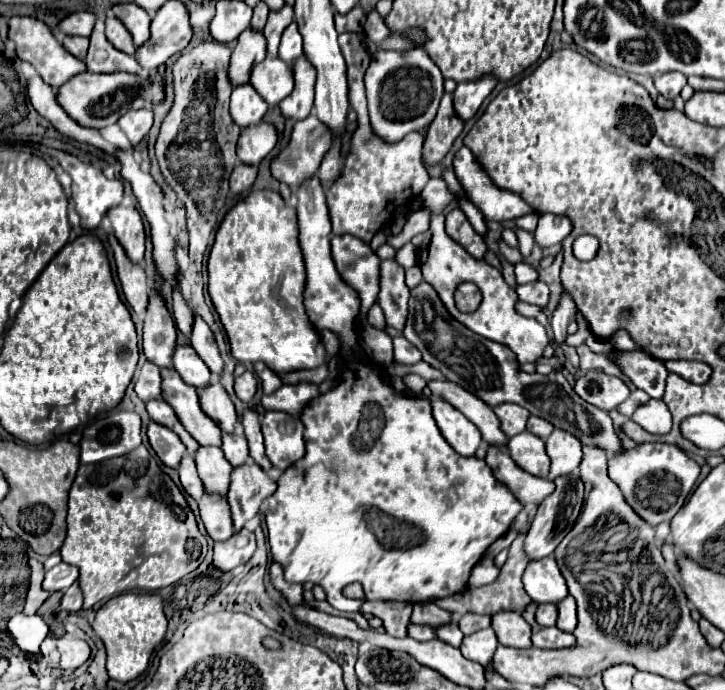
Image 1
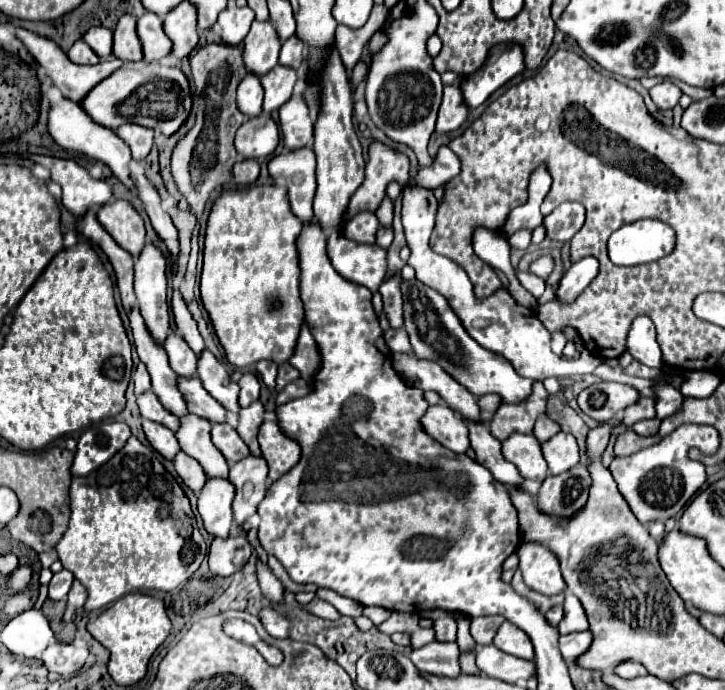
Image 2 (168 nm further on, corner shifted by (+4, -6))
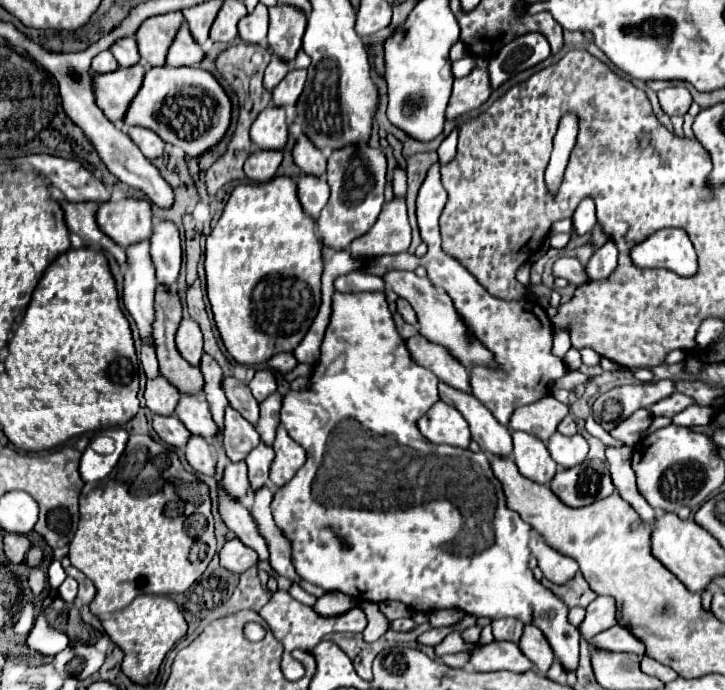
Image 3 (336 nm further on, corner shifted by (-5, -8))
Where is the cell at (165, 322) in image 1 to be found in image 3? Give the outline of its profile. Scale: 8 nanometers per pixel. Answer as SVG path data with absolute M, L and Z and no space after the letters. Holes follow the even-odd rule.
M159 221L153 227L151 243L151 259L157 275L157 283L163 287L171 287L179 277L181 269L181 241L179 229L169 221Z

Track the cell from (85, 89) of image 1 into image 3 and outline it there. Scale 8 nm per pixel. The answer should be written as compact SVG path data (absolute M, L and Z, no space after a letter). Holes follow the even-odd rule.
M163 65L163 67L151 67L145 73L141 91L137 91L133 103L129 103L129 111L125 111L123 125L147 127L155 131L165 143L173 143L181 147L189 157L195 157L217 143L215 139L217 125L223 125L223 135L225 135L229 119L231 119L231 101L211 73L199 67L173 69ZM165 107L189 107L197 113L177 113L177 109L165 109Z

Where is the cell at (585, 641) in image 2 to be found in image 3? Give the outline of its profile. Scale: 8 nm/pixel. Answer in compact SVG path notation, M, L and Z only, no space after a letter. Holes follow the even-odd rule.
M613 625L609 627L609 631L601 631L597 633L593 639L587 639L589 643L589 649L593 647L601 647L603 651L627 651L627 653L637 653L637 655L643 655L645 647L643 643L639 643L631 633L629 629L621 627L621 625Z

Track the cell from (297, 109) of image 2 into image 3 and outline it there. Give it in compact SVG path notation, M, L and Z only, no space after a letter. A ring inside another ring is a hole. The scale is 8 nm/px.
M303 133L299 135L299 139L293 147L293 159L295 159L297 167L303 169L305 173L325 177L327 155L323 155L323 151L319 147L313 147L313 143L309 143L309 137Z

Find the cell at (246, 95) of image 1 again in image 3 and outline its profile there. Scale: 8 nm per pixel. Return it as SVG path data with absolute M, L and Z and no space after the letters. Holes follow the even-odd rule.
M273 57L271 63L265 69L265 77L263 77L263 87L267 91L273 91L273 87L277 87L277 83L287 75L289 65L285 65L279 57Z

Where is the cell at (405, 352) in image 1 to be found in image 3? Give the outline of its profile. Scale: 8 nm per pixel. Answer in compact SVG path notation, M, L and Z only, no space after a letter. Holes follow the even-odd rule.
M395 313L395 315L393 315L393 319L395 319L395 325L397 325L397 331L399 331L401 339L409 339L409 337L417 335L417 327L413 327L413 325L405 323L405 321L401 319L401 315L399 315L399 313Z

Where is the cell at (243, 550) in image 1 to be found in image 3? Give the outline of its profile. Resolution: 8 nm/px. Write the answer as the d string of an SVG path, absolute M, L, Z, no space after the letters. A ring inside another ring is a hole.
M237 537L227 541L219 553L221 567L231 573L245 573L257 563L257 553L251 547L245 547Z

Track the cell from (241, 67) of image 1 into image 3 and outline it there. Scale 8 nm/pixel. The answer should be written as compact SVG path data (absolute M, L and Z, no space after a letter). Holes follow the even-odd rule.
M277 5L269 9L269 35L267 45L273 55L281 55L285 63L295 59L305 33L305 15L289 5Z

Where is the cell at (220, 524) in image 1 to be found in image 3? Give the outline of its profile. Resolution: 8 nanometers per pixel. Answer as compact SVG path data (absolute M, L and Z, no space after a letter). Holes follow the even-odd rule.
M245 461L229 463L225 467L225 475L221 475L217 483L219 483L219 489L225 491L225 495L233 495L233 499L243 499L249 491Z

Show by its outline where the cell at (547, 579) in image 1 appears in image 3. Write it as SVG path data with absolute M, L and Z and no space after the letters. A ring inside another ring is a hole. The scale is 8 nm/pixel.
M535 531L529 541L529 547L531 547L531 555L537 559L539 569L543 571L543 577L555 585L561 585L561 583L567 583L569 579L573 579L573 575L579 569L575 559L561 555L559 551L545 545L545 541Z

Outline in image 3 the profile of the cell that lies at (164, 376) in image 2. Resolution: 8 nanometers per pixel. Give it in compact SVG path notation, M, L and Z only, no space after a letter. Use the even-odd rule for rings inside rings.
M149 241L127 247L123 305L135 319L143 341L153 341L155 289L157 289L157 281L149 257Z

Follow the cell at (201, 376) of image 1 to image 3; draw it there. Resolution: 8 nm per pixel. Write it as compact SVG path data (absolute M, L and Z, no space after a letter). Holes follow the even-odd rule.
M193 319L181 321L175 335L175 345L185 361L189 361L191 365L199 365L199 359L203 353L203 335L199 325Z

